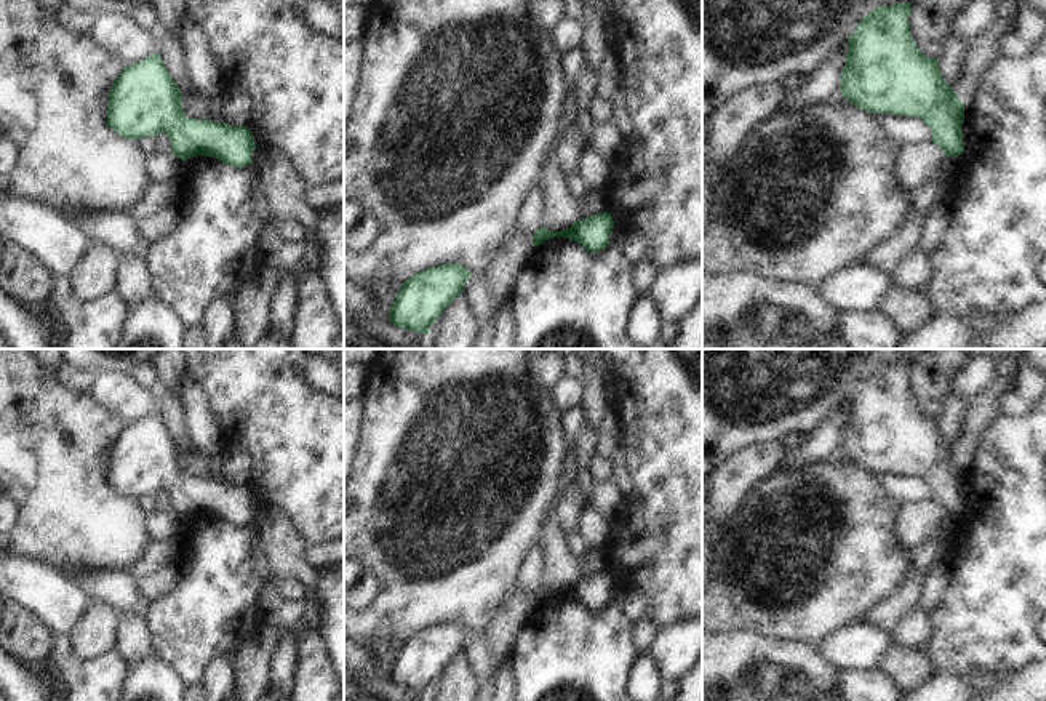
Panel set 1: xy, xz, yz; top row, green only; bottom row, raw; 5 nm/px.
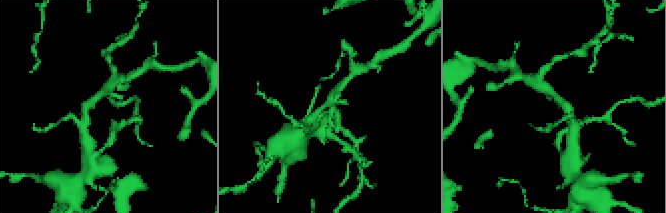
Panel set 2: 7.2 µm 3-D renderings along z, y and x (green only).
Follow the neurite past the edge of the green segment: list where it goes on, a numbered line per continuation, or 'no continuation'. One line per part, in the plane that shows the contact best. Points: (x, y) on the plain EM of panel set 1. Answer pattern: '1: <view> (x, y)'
no continuation

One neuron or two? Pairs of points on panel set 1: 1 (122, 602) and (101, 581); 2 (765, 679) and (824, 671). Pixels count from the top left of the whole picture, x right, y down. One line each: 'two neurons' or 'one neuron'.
1: one neuron
2: one neuron

